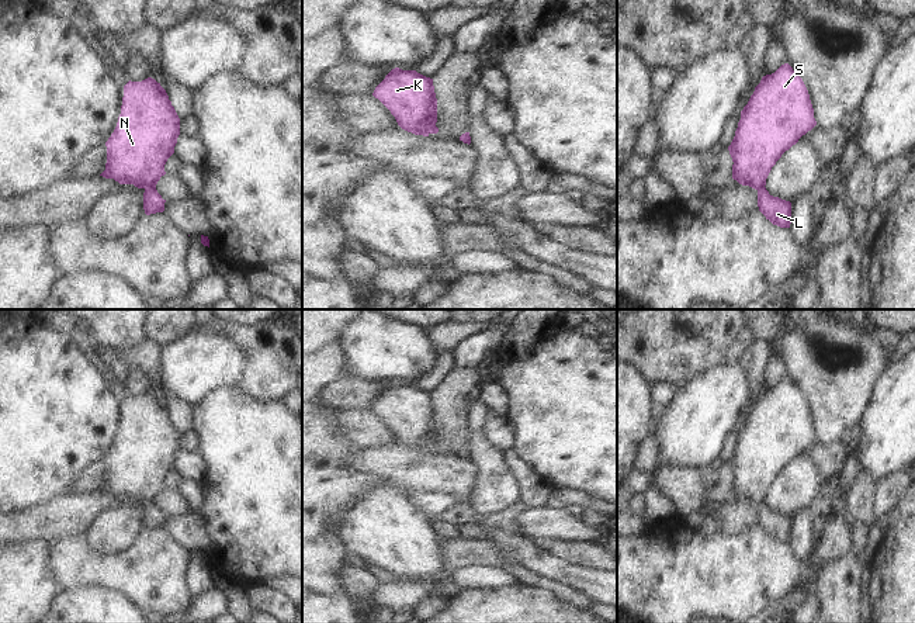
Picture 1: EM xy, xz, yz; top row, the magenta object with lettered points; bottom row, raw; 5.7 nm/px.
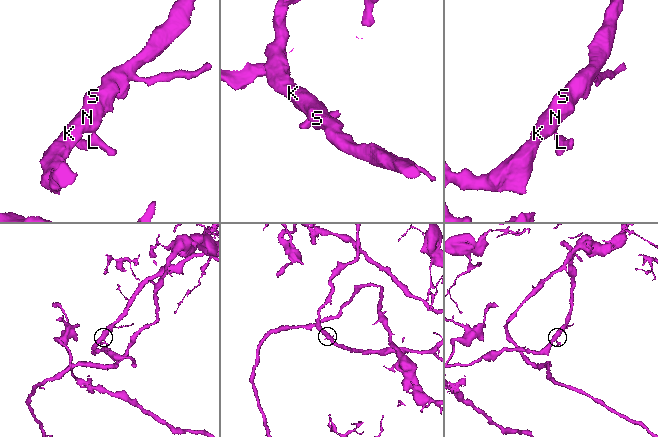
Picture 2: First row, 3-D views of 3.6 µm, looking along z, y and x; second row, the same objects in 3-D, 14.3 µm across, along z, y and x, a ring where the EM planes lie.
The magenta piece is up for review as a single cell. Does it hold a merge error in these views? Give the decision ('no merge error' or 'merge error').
no merge error

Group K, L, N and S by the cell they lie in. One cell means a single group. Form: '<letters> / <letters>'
K L N S

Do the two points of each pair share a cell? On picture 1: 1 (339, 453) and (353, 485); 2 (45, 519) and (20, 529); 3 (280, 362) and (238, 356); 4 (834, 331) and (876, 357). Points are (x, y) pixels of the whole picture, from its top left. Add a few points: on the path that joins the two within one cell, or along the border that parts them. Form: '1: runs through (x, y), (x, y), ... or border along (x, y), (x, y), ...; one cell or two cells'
1: runs through (335, 461), (335, 467), (345, 477); one cell
2: runs through (40, 523), (26, 526); one cell
3: border along (225, 335), (249, 355), (238, 386); two cells
4: runs through (844, 341), (846, 343), (859, 343), (866, 350); one cell

